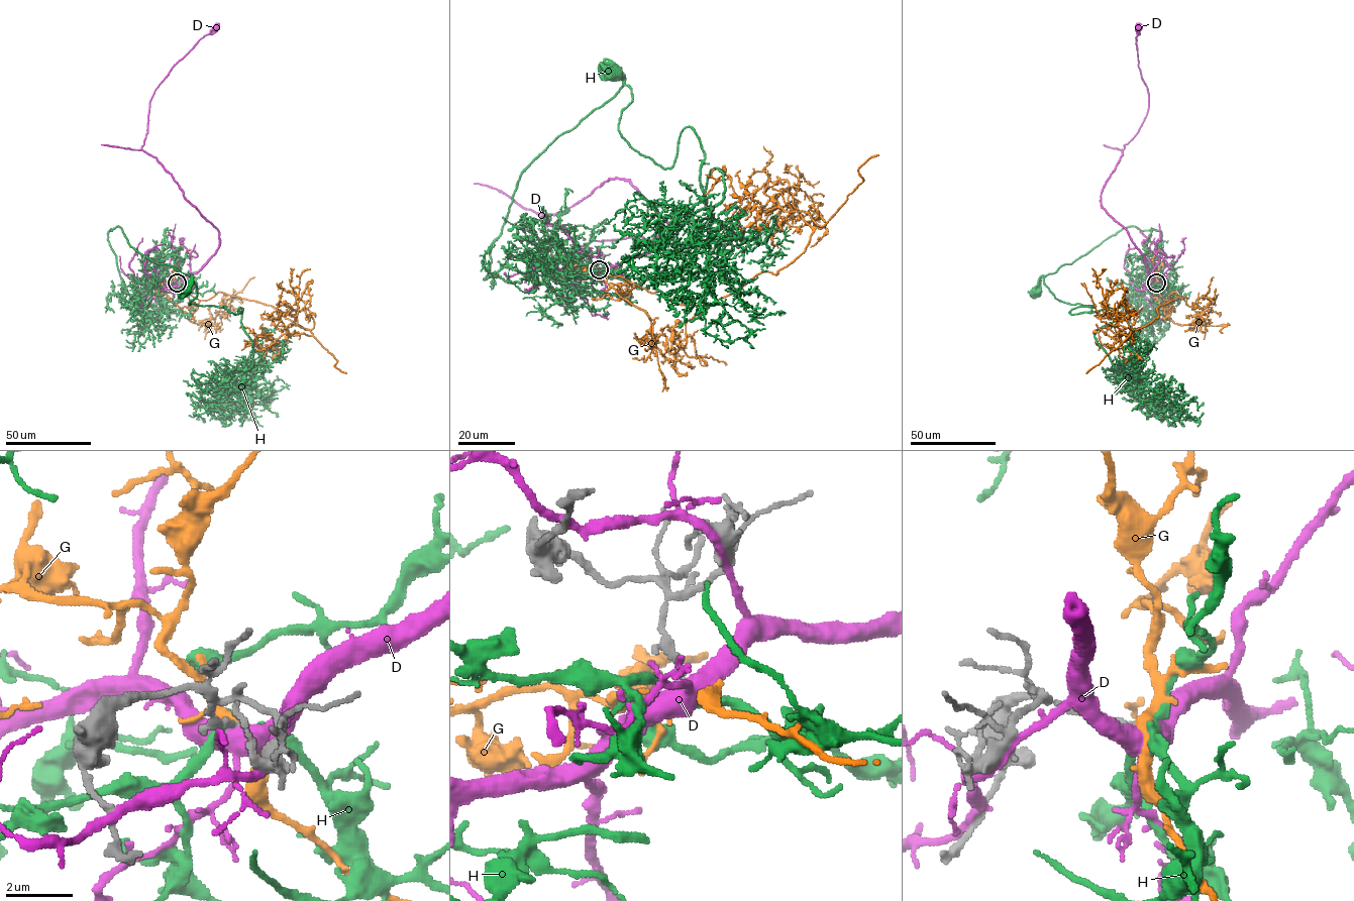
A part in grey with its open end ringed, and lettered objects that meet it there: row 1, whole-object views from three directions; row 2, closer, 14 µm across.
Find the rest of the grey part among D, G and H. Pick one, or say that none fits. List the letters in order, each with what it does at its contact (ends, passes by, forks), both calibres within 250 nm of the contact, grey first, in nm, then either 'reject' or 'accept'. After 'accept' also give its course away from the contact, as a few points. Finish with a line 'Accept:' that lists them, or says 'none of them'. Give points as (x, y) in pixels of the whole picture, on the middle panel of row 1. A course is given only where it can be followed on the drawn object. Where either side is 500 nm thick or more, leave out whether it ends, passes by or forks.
D: it forks; calibres 160 and 480 nm; reject
G: it forks; calibres 160 and 240 nm; accept; course (600, 270), (710, 305), (787, 266), (822, 227), (803, 211), (763, 211), (726, 175), (702, 196)
H: it forks; calibres 160 and 240 nm; reject
Accept: G

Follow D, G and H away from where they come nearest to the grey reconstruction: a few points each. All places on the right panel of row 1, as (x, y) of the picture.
D: (1156, 283), (1128, 231), (1101, 202), (1124, 144), (1148, 108), (1138, 67), (1138, 26)
G: (1156, 283), (1164, 300), (1177, 298), (1151, 322), (1118, 334), (1112, 350), (1098, 333), (1111, 328)
H: (1156, 283), (1138, 284), (1148, 304), (1163, 295), (1161, 233), (1129, 226), (1041, 276), (1035, 292)

